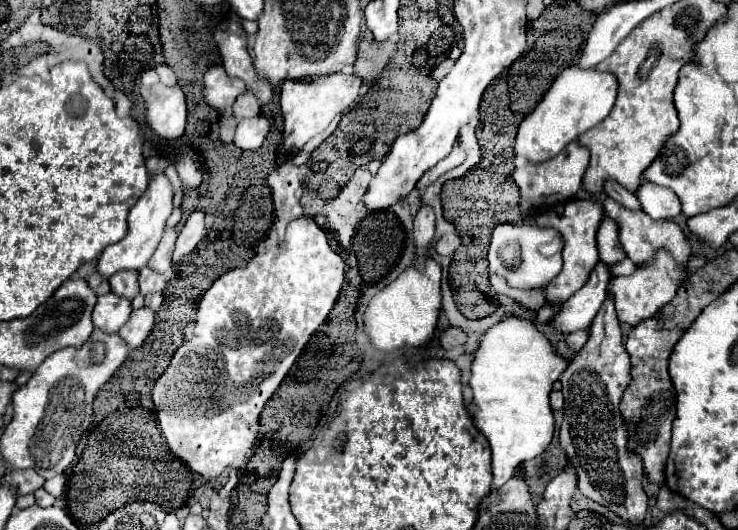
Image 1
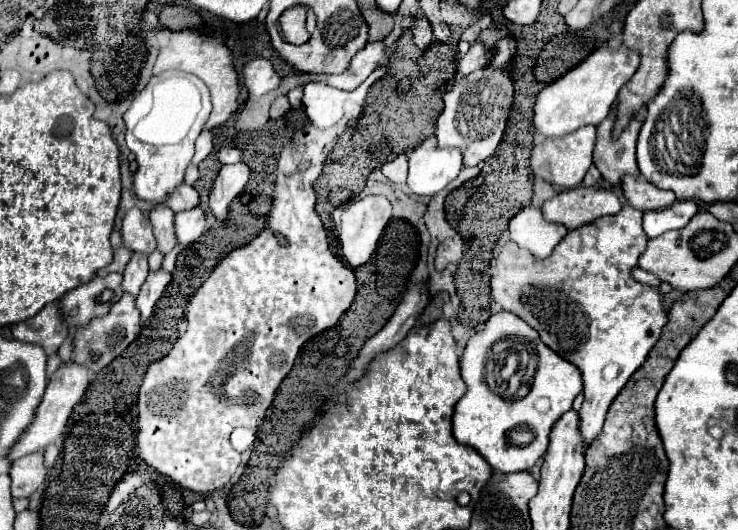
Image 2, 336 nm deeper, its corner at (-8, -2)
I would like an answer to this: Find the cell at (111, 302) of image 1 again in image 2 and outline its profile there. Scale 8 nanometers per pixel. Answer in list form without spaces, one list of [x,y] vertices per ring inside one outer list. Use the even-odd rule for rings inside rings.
[[[133,255],[131,261],[127,263],[125,271],[123,271],[123,291],[137,297],[147,273],[149,273],[147,255]]]

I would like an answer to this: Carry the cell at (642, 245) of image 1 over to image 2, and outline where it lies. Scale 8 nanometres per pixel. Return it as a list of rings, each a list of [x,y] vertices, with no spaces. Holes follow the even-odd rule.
[[[611,111],[611,115],[603,119],[603,123],[599,123],[597,127],[593,163],[609,183],[619,185],[623,175],[639,175],[635,159],[635,143],[643,123],[643,115],[641,113],[633,115],[631,123],[623,129],[623,133],[613,137],[611,131],[615,125],[615,117],[617,113]]]

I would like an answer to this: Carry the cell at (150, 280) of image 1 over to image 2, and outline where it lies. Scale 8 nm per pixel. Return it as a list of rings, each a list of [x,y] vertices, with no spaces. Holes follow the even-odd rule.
[[[155,207],[151,213],[149,213],[149,219],[151,219],[151,225],[153,225],[153,233],[155,233],[155,239],[157,239],[157,247],[163,255],[167,255],[173,245],[177,243],[175,239],[175,213],[169,209],[169,207]]]

